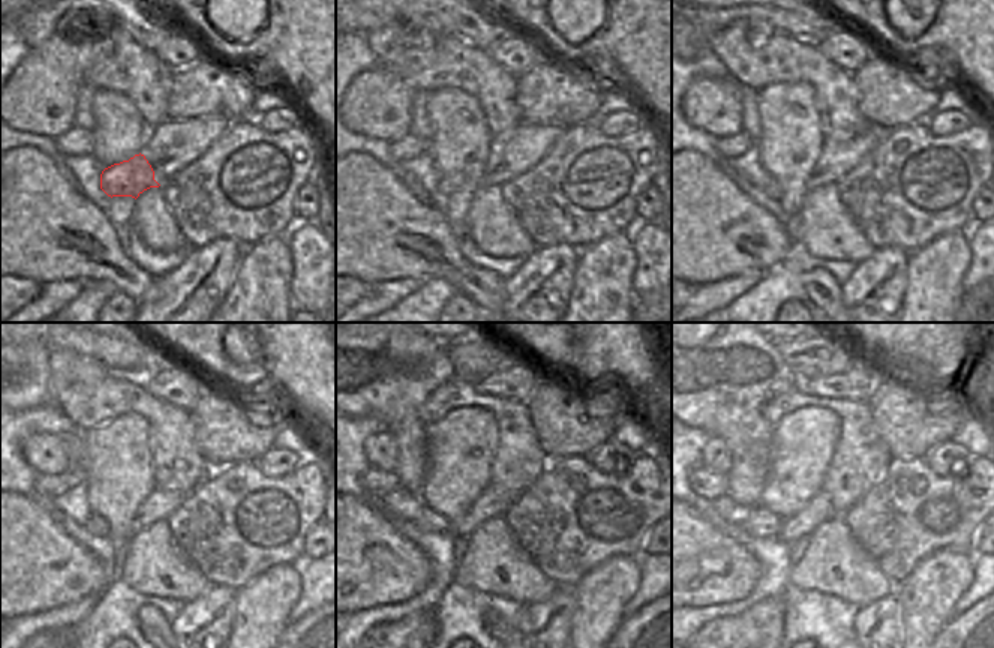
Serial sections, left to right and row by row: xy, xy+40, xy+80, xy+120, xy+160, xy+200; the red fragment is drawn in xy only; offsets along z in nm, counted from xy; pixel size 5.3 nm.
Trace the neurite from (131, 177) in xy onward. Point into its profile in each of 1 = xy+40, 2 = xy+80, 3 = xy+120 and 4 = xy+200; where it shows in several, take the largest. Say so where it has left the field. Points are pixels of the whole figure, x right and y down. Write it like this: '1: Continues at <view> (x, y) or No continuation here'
1: Continues at xy+40 (449, 185)
2: Continues at xy+80 (772, 189)
3: Continues at xy+120 (96, 525)
4: Continues at xy+200 (762, 524).

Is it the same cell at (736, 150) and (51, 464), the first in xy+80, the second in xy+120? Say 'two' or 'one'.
two

